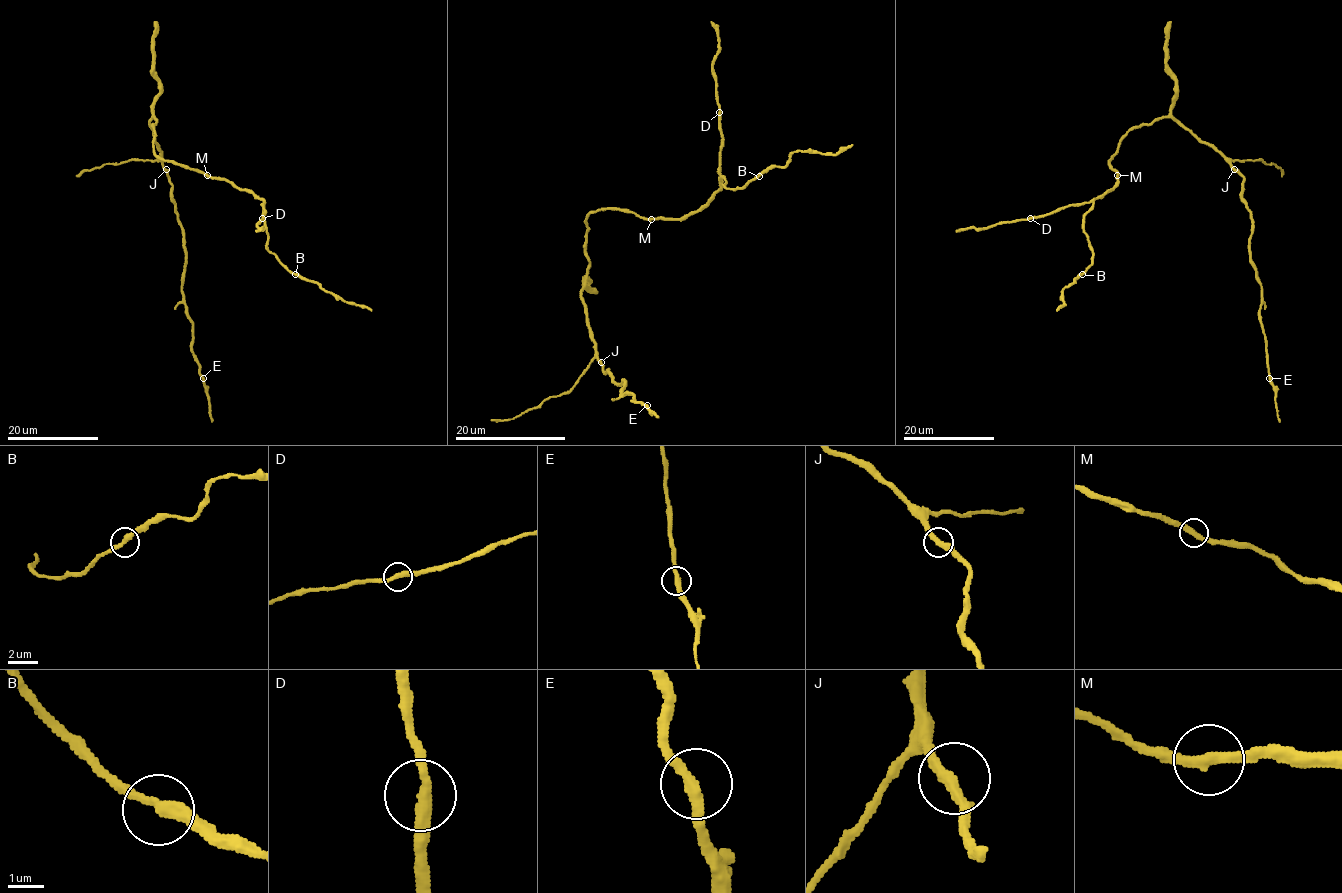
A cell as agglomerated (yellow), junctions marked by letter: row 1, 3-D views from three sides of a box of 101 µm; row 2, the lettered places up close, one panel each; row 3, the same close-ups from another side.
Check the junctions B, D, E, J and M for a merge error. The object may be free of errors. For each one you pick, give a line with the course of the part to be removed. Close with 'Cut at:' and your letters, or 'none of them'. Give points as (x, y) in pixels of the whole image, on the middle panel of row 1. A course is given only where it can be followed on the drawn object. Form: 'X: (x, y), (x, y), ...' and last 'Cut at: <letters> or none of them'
Cut at: none of them

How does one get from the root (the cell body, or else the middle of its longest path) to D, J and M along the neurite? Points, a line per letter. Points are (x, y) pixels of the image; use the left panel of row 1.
D: (156, 120), (153, 152), (248, 189), (263, 202), (262, 218)
J: (156, 120), (153, 117), (150, 126), (166, 169)
M: (156, 120), (153, 152), (165, 160), (207, 175)

